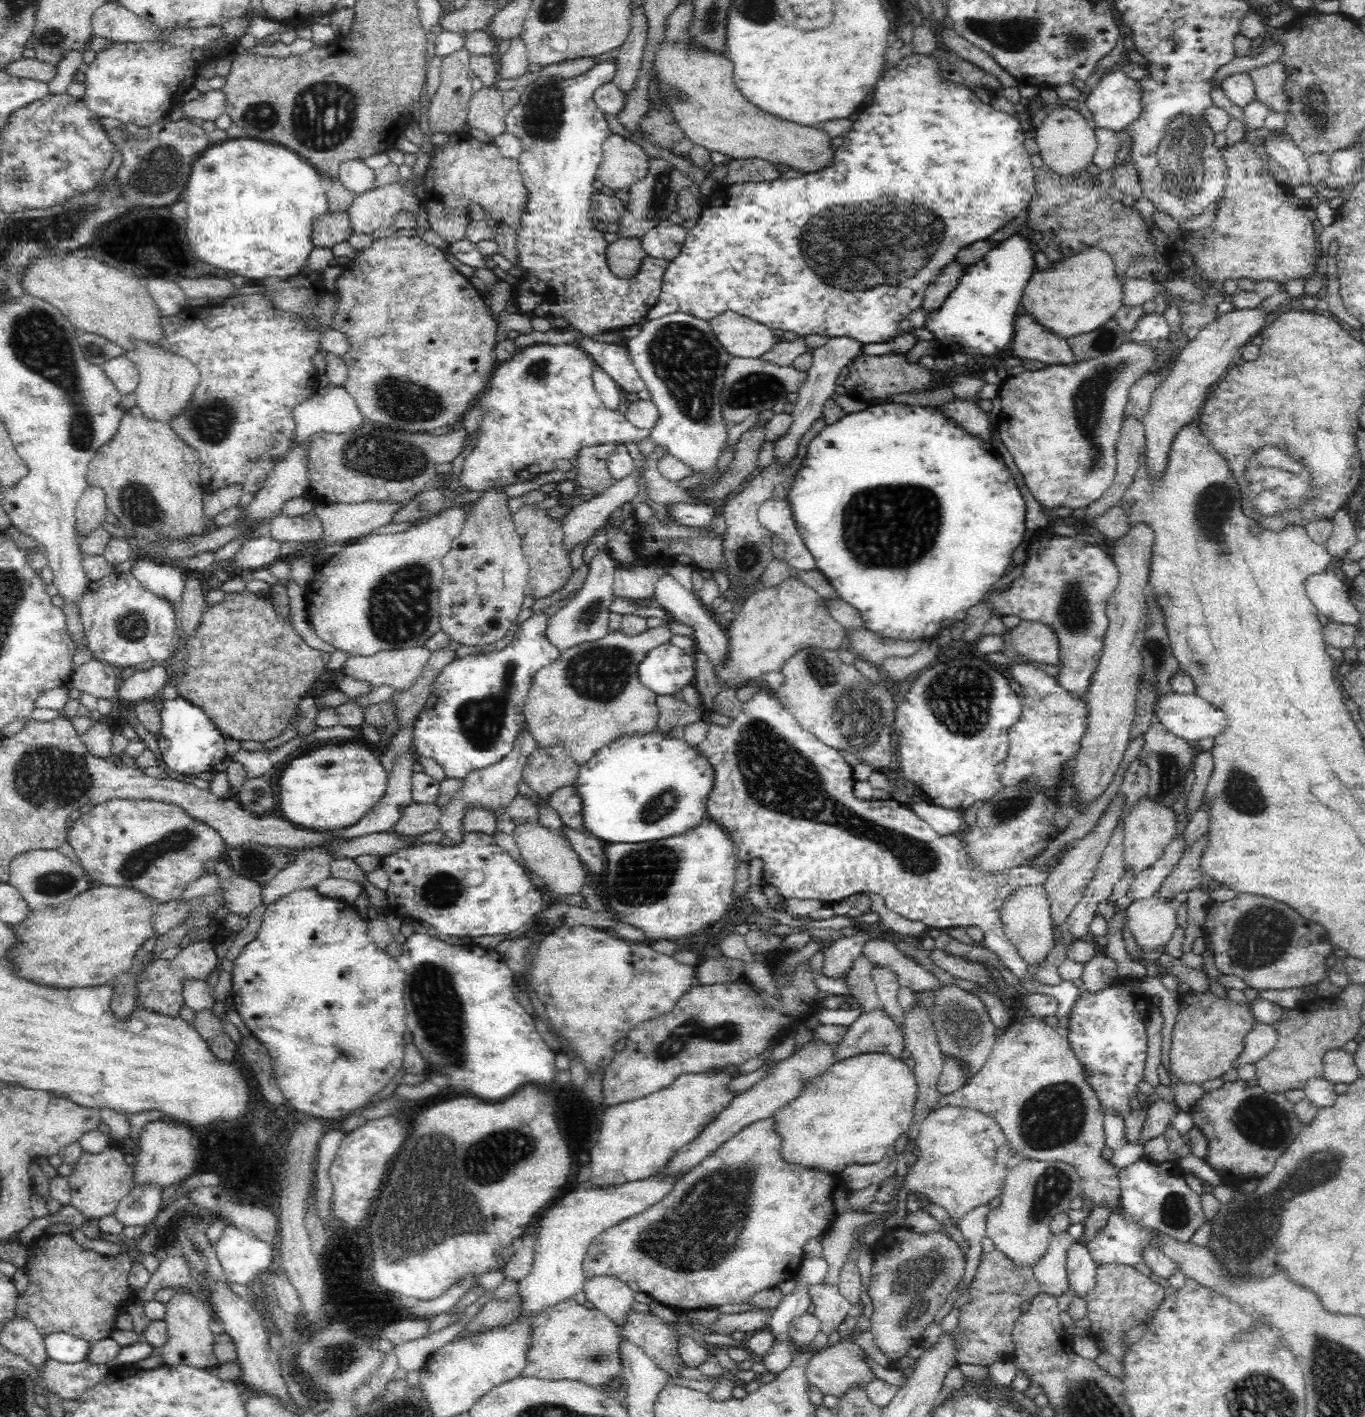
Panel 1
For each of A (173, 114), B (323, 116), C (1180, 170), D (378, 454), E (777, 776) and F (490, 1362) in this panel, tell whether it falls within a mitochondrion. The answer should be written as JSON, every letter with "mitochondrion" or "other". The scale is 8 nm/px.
{"A":"other","B":"mitochondrion","C":"mitochondrion","D":"mitochondrion","E":"mitochondrion","F":"other"}

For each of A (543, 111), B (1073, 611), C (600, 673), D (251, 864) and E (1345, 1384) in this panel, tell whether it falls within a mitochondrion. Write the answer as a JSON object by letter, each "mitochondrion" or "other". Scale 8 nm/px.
{"A":"mitochondrion","B":"mitochondrion","C":"mitochondrion","D":"mitochondrion","E":"mitochondrion"}

